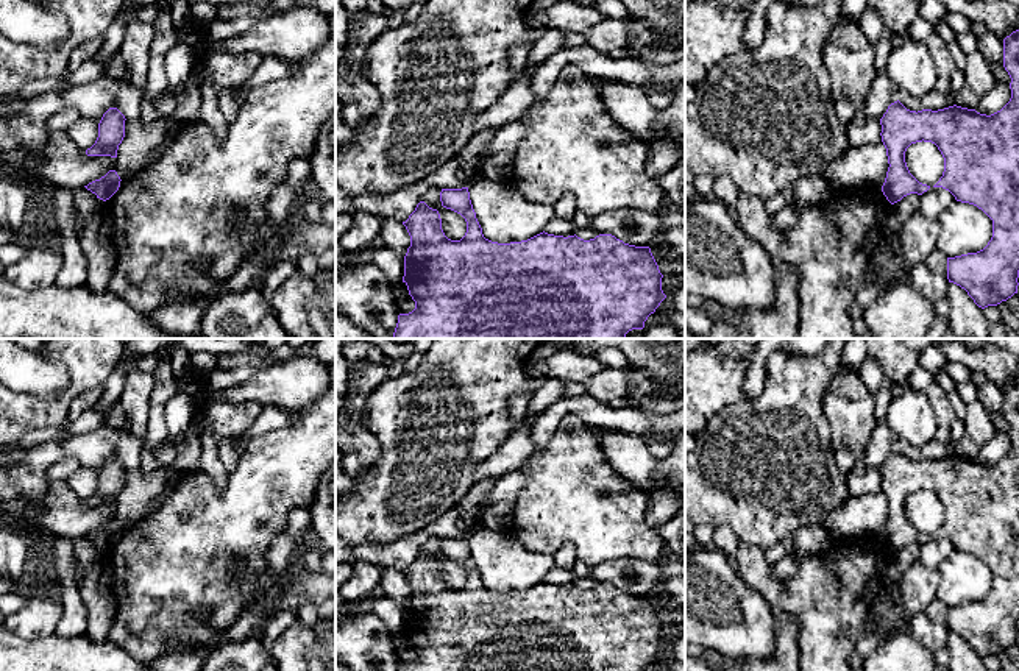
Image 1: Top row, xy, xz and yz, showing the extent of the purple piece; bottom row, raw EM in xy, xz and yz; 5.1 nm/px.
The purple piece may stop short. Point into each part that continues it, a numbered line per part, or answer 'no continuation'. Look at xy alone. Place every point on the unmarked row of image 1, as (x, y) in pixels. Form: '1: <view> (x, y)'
no continuation

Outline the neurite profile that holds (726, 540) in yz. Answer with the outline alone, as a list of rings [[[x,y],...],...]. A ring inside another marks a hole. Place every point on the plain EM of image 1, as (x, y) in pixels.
[[[729,526],[715,527],[713,540],[716,549],[719,549],[729,559],[735,557],[737,549],[741,543],[740,537]]]

